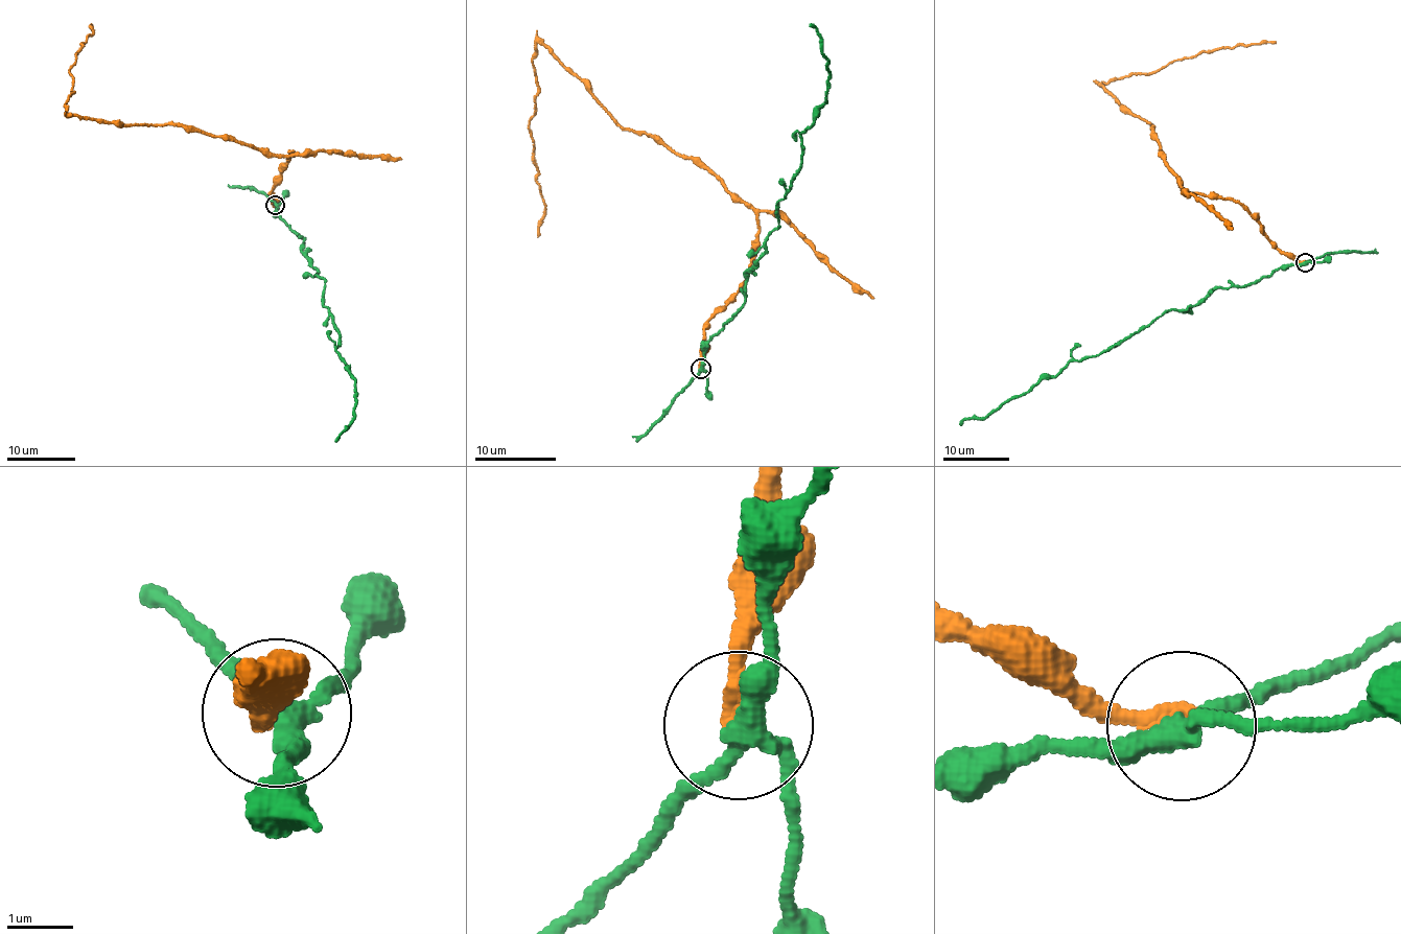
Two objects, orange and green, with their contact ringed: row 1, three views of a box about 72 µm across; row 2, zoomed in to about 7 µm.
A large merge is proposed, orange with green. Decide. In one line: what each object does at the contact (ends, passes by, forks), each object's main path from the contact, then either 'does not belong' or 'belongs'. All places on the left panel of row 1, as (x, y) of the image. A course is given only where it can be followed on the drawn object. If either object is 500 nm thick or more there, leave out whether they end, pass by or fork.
orange ends | green forks | orange via (275, 203), (271, 191), (292, 154), (265, 154), (176, 123), (120, 126), (68, 115), (69, 70), (90, 26) | green via (275, 205), (325, 281), (335, 348), (354, 380), (353, 421), (335, 441) | does not belong

